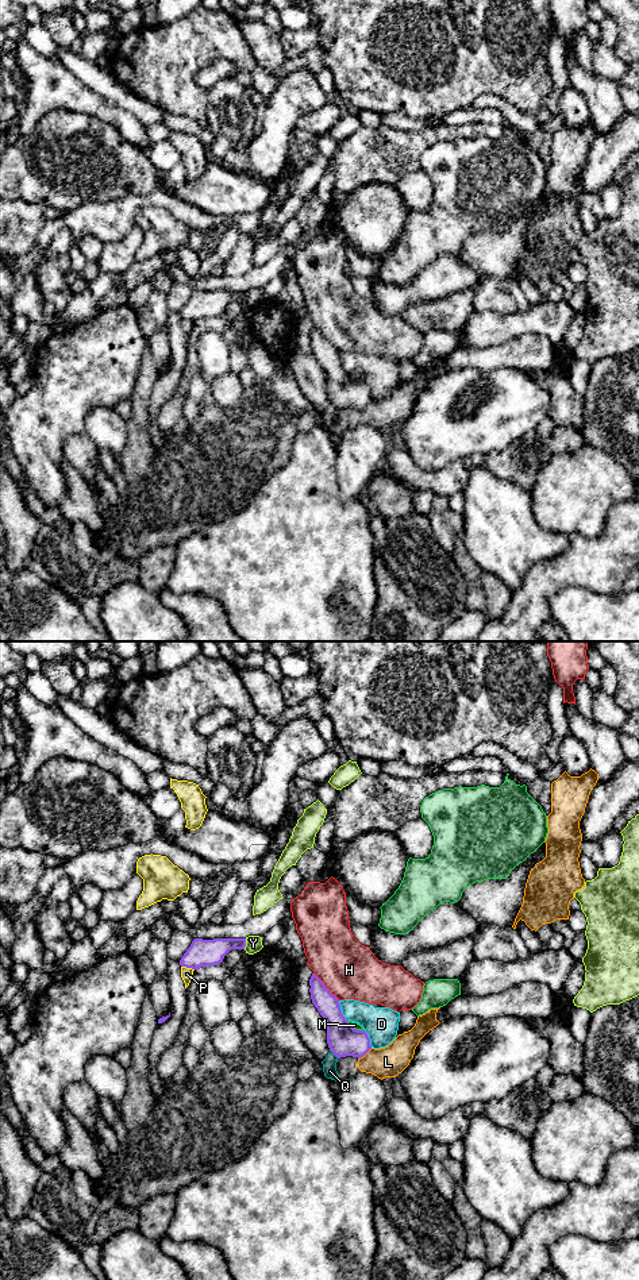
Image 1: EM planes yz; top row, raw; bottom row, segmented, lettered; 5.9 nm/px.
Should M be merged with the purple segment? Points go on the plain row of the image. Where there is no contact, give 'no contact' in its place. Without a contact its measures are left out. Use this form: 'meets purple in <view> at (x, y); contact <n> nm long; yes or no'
meets purple in yz at (355, 381); contact 120 nm long; no

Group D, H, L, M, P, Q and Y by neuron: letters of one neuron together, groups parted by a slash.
D / H / L Q / M / P / Y

